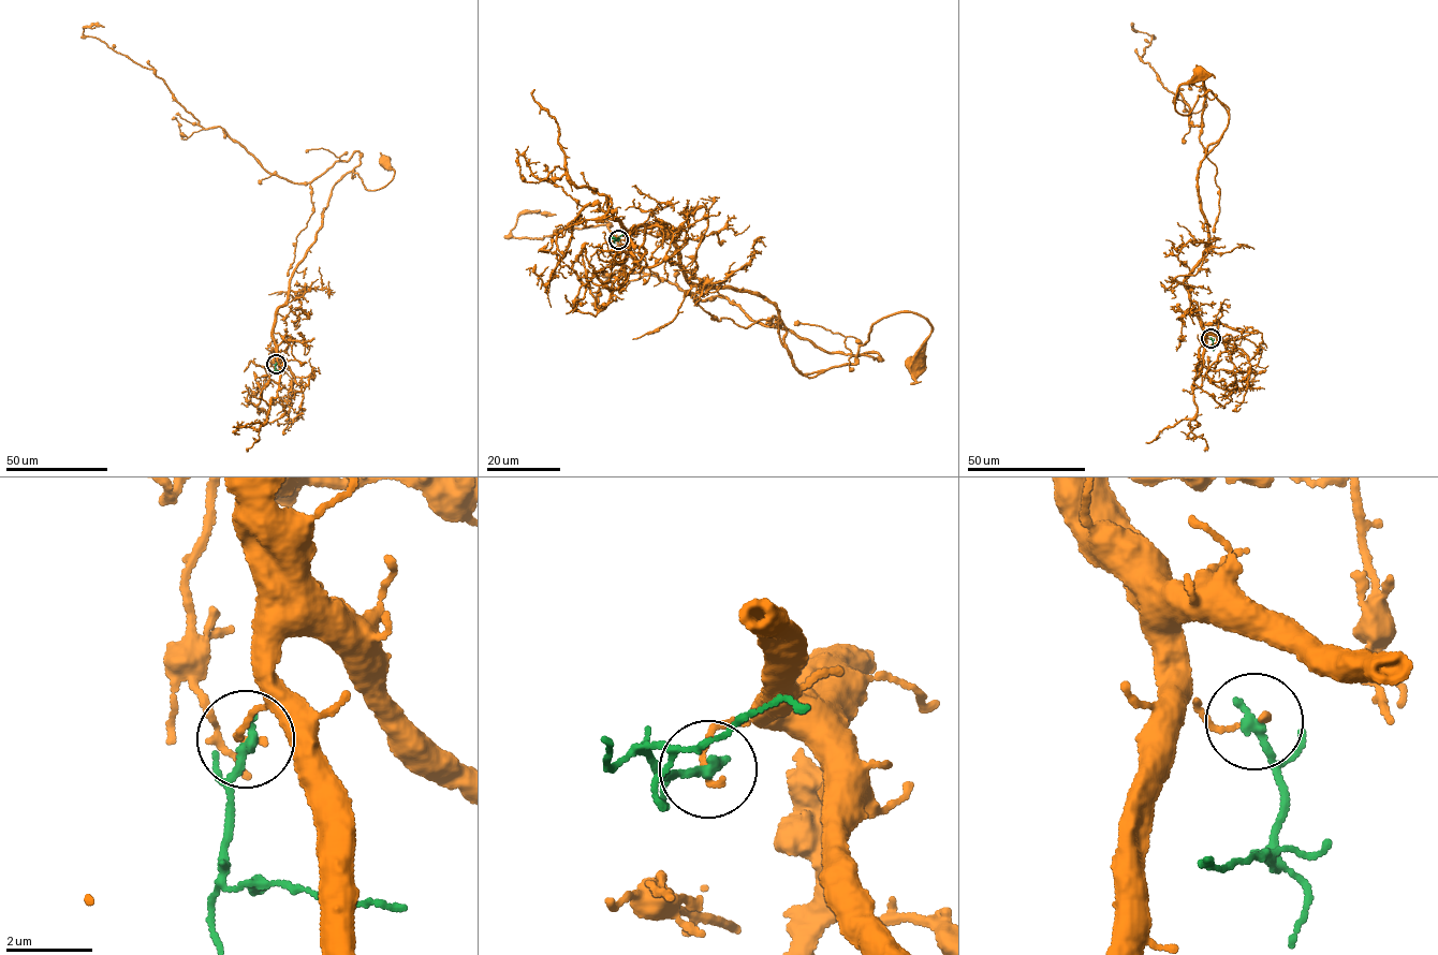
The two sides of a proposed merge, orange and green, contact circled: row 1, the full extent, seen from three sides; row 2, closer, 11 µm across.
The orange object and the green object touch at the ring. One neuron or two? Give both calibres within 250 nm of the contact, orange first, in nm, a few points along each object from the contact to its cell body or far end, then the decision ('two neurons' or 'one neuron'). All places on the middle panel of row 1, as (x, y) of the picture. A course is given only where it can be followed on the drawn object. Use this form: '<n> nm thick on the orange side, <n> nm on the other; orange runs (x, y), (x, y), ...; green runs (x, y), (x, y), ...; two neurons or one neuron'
140 nm thick on the orange side, 240 nm on the other; orange runs (618, 240), (661, 224), (692, 282), (771, 302), (803, 373), (854, 363), (906, 311), (933, 329), (915, 364); green runs (618, 240), (613, 238), (627, 234); two neurons

